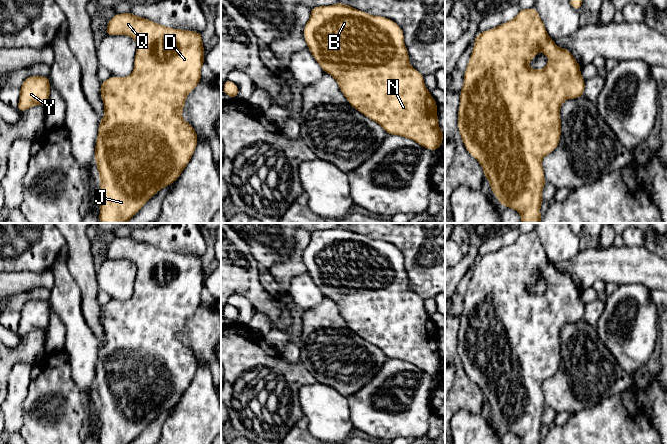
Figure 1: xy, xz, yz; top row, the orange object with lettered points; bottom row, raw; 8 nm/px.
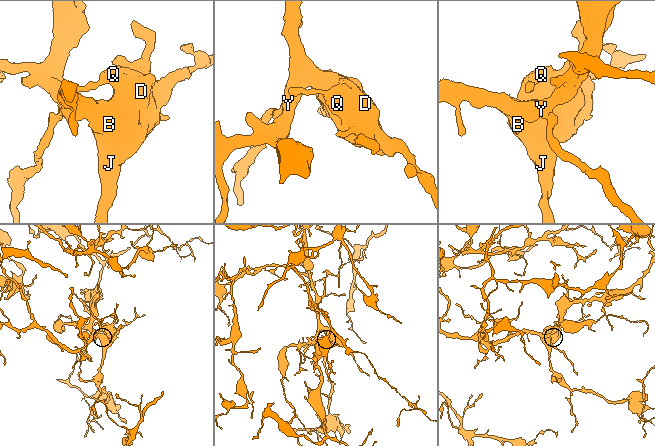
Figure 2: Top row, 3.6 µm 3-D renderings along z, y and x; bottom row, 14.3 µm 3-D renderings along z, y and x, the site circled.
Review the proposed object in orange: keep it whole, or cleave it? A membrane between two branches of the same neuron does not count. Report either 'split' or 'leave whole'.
leave whole

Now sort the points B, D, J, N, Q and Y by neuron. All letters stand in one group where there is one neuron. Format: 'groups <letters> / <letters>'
groups B D J N Q Y

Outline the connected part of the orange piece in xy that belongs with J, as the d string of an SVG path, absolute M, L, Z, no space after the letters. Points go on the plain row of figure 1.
M131 236L115 238L109 245L105 254L106 259L127 259L137 267L134 283L134 294L127 301L111 300L101 306L100 318L104 328L104 342L100 344L98 360L95 368L95 386L100 402L100 436L99 444L130 444L145 427L162 412L173 408L181 399L186 389L191 384L198 368L198 360L194 351L182 341L187 319L201 306L201 291L205 287L202 259L200 256L175 253L160 249L143 241L135 240Z

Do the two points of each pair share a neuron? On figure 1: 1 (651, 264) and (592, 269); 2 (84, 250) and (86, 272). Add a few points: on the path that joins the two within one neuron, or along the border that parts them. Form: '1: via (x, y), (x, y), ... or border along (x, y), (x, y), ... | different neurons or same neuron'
1: via (636, 265), (607, 265) | same neuron
2: via (84, 255), (84, 267) | same neuron

